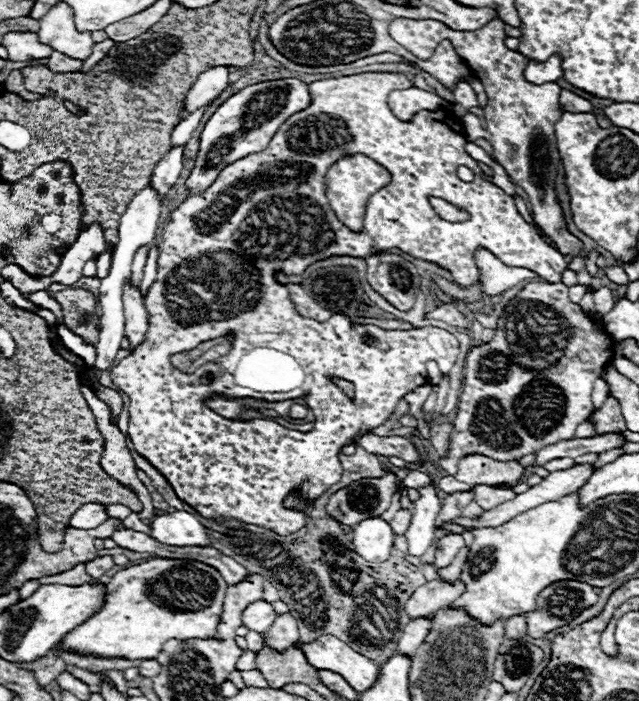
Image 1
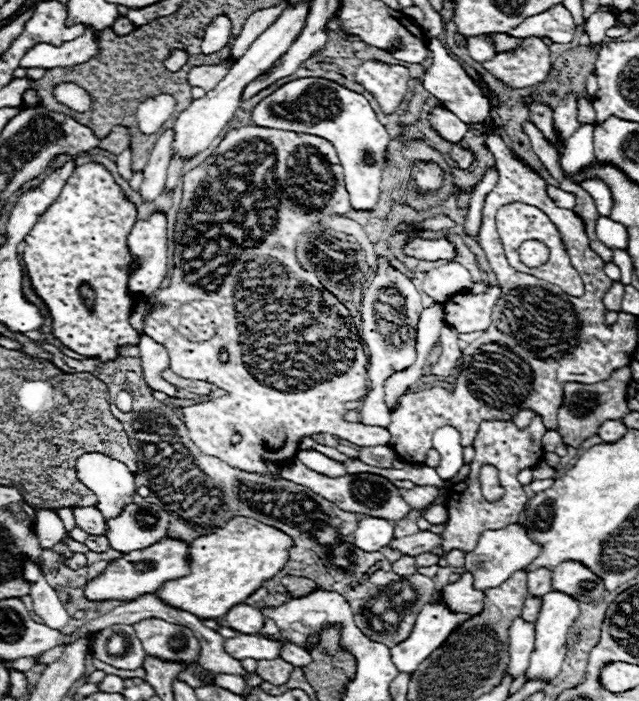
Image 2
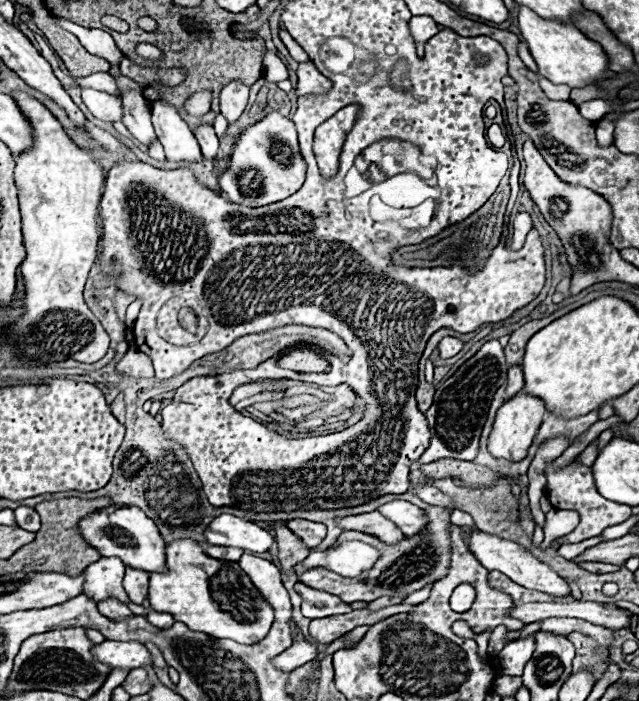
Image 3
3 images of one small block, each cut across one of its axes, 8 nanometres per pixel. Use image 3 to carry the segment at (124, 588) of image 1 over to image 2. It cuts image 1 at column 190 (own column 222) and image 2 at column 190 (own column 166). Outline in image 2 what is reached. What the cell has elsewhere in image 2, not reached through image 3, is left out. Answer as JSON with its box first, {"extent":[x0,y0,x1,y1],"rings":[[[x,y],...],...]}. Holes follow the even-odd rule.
{"extent":[154,516,292,620],"rings":[[[236,516],[216,534],[192,540],[188,548],[190,574],[174,582],[166,582],[154,594],[168,606],[186,610],[200,620],[216,620],[226,616],[234,604],[242,604],[268,578],[278,574],[288,560],[292,540],[278,528],[270,528],[258,520]]]}

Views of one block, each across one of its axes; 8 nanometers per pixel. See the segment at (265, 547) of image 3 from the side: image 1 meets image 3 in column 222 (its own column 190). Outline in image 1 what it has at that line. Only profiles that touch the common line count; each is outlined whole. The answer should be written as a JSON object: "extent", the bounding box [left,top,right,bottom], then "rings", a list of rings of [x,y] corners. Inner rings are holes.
{"extent":[150,510,212,546],"rings":[[[184,510],[156,516],[150,528],[152,536],[168,546],[212,546],[208,530]]]}

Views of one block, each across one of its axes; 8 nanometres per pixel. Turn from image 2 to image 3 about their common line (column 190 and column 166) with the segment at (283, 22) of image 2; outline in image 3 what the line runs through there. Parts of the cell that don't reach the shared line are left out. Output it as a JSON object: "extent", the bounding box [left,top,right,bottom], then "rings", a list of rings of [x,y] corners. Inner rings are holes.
{"extent":[152,100,202,162],"rings":[[[156,100],[152,104],[152,124],[156,128],[156,136],[162,142],[166,150],[166,158],[180,162],[190,160],[198,162],[202,160],[202,152],[198,148],[198,142],[188,128],[188,124],[180,118],[178,110],[162,100]]]}

